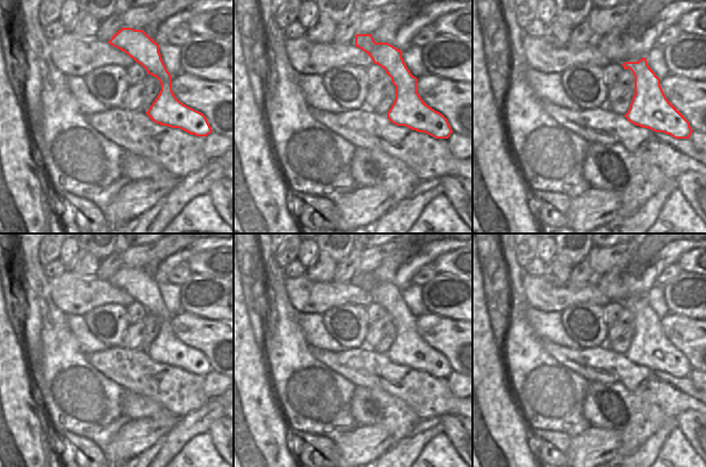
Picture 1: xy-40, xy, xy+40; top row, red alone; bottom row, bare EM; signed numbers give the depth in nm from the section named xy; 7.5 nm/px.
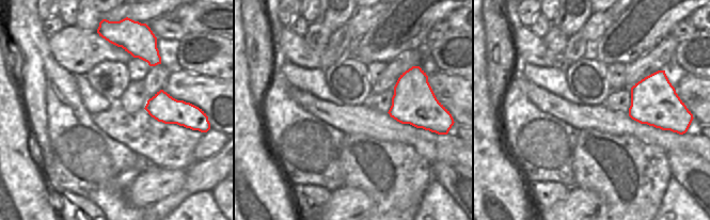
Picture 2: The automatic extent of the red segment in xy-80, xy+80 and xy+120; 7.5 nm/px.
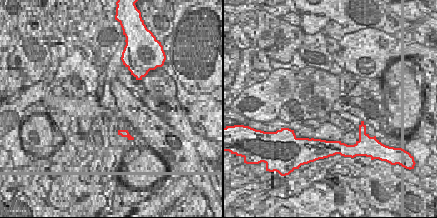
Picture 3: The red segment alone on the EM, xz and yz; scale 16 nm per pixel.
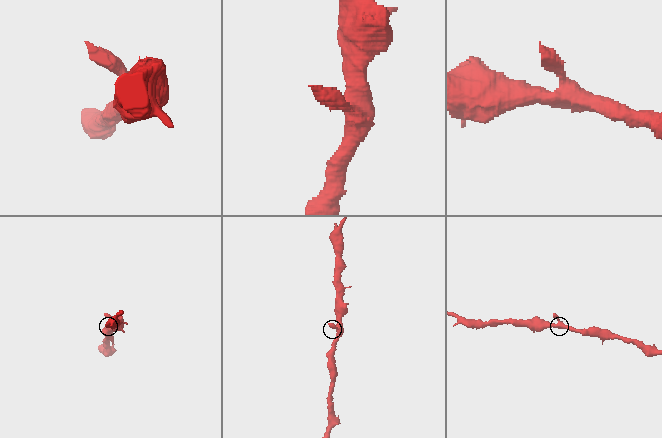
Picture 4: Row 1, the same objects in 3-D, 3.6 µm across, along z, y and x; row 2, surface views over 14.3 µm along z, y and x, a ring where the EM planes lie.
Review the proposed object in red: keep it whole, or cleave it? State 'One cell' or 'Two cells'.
One cell.

